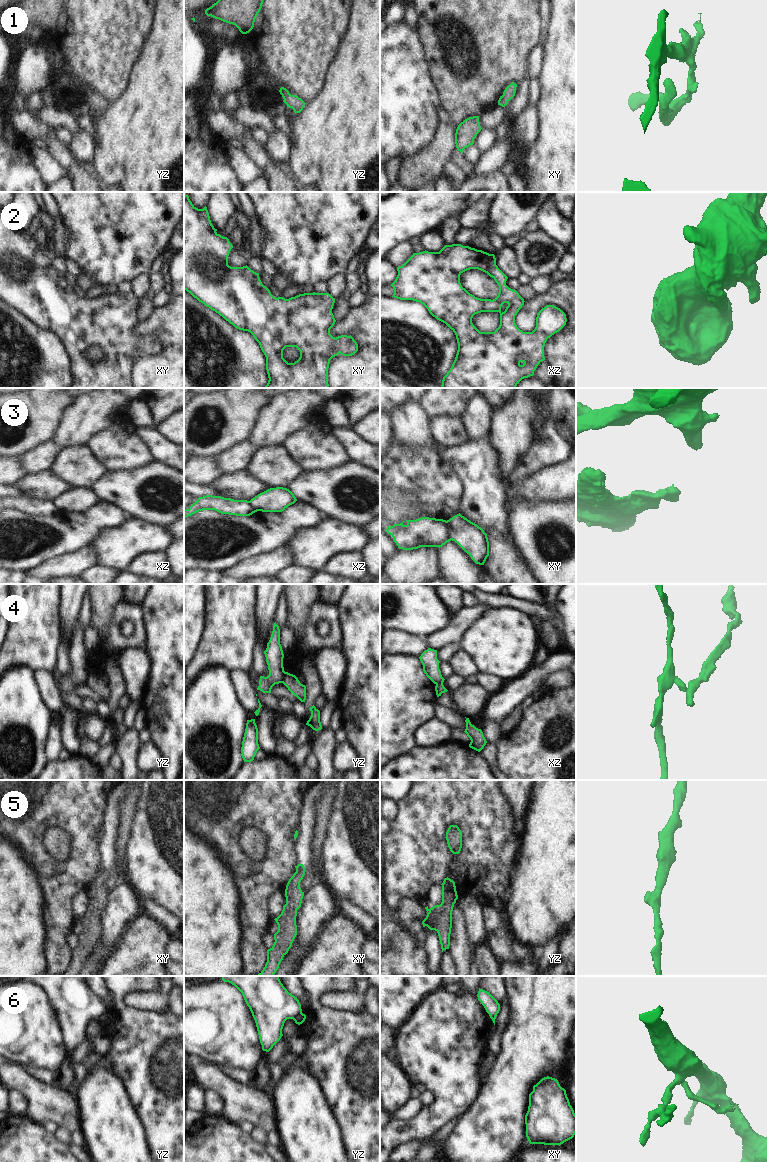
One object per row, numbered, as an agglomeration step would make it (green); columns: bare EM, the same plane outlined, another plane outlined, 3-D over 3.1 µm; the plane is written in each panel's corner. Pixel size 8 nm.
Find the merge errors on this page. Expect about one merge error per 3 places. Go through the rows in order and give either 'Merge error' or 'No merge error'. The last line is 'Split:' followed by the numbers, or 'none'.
1: No merge error
2: No merge error
3: Merge error
4: Merge error
5: No merge error
6: Merge error
Split: 3, 4, 6

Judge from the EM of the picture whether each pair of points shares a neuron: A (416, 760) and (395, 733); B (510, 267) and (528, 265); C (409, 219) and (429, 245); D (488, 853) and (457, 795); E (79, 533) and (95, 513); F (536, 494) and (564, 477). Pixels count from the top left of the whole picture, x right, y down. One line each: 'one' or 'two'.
A: two
B: two
C: two
D: one
E: one
F: one

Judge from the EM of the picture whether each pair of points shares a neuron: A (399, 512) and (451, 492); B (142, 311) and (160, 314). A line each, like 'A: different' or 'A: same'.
A: different
B: different

